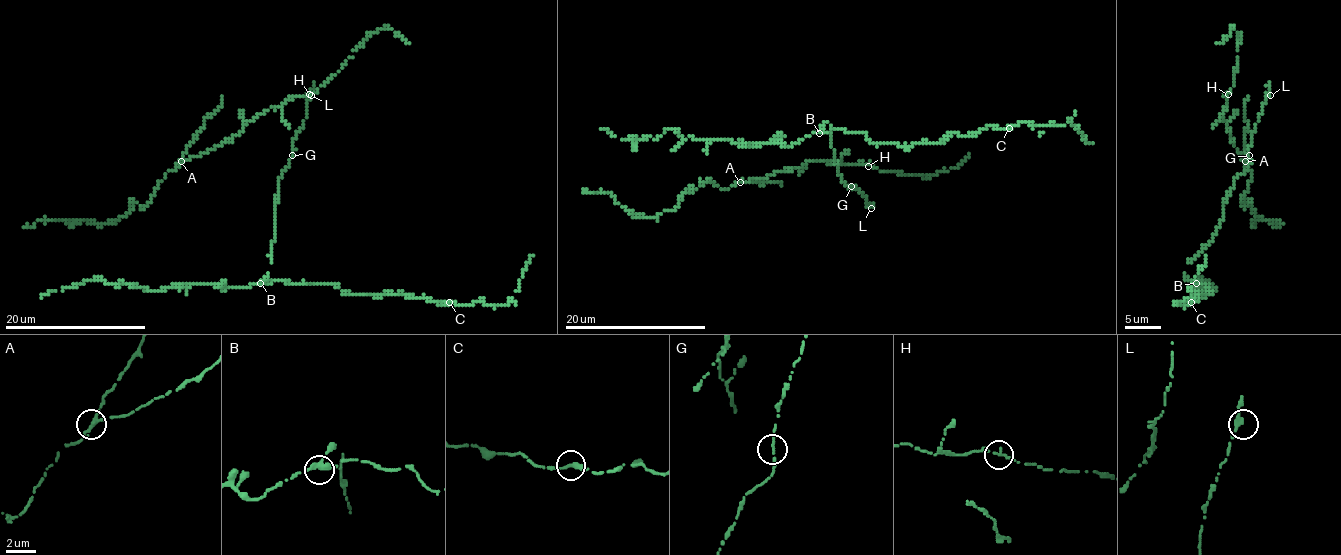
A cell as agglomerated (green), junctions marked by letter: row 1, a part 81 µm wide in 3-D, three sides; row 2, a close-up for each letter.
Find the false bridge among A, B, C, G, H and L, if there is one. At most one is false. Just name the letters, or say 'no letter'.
no letter

